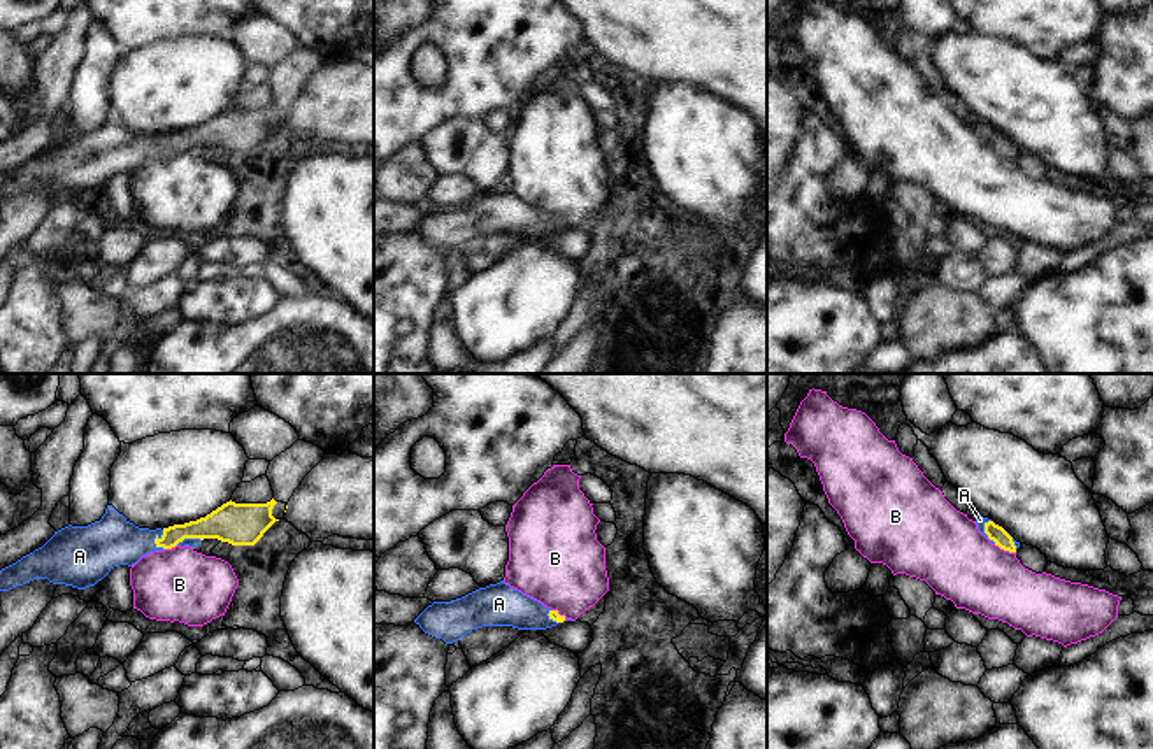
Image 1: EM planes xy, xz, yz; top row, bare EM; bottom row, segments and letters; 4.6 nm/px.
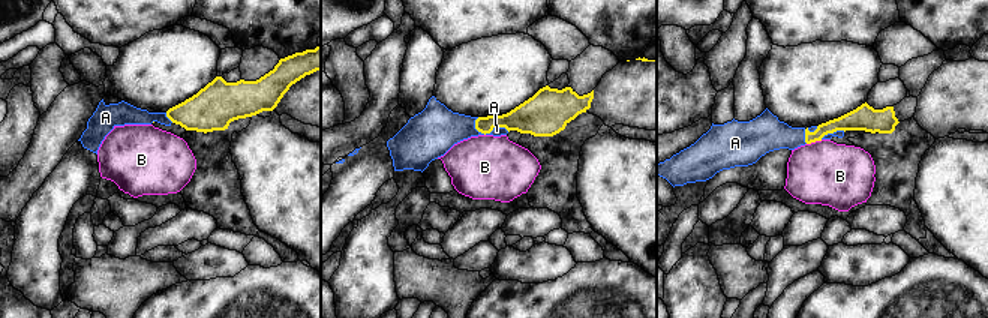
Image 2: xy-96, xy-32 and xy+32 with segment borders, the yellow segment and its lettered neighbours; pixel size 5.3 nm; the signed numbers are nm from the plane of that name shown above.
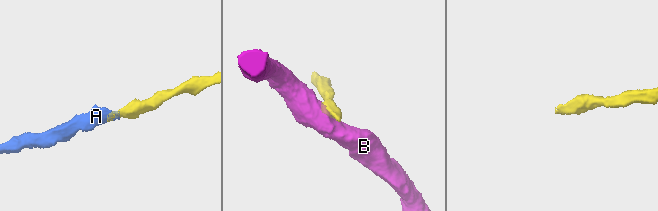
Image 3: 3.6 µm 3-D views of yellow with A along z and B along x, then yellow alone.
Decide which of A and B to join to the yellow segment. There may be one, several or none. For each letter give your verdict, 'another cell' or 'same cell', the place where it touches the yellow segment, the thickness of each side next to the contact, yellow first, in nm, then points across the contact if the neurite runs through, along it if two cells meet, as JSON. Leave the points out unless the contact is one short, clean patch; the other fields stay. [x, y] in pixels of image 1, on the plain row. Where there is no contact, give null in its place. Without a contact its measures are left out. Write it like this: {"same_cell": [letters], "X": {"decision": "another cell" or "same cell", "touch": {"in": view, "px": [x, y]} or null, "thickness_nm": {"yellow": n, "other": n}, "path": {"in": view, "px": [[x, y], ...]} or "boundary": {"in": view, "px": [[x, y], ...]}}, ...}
{"same_cell": ["A"], "A": {"decision": "same cell", "touch": {"in": "xy", "px": [155, 146]}, "thickness_nm": {"yellow": 100, "other": 240}, "path": {"in": "xy", "px": [[207, 134], [192, 141], [155, 146], [113, 148]]}}, "B": {"decision": "another cell", "touch": {"in": "yz", "px": [1004, 156]}, "thickness_nm": {"yellow": 80, "other": 340}, "boundary": {"in": "yz", "px": [[994, 151], [1015, 160]]}}}

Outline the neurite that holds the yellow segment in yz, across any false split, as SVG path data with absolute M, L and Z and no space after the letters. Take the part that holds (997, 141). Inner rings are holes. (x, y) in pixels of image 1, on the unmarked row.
M981 121L976 125L978 137L995 153L1004 158L1016 160L1020 149L1016 149L1002 133L995 132L992 126L983 125Z

